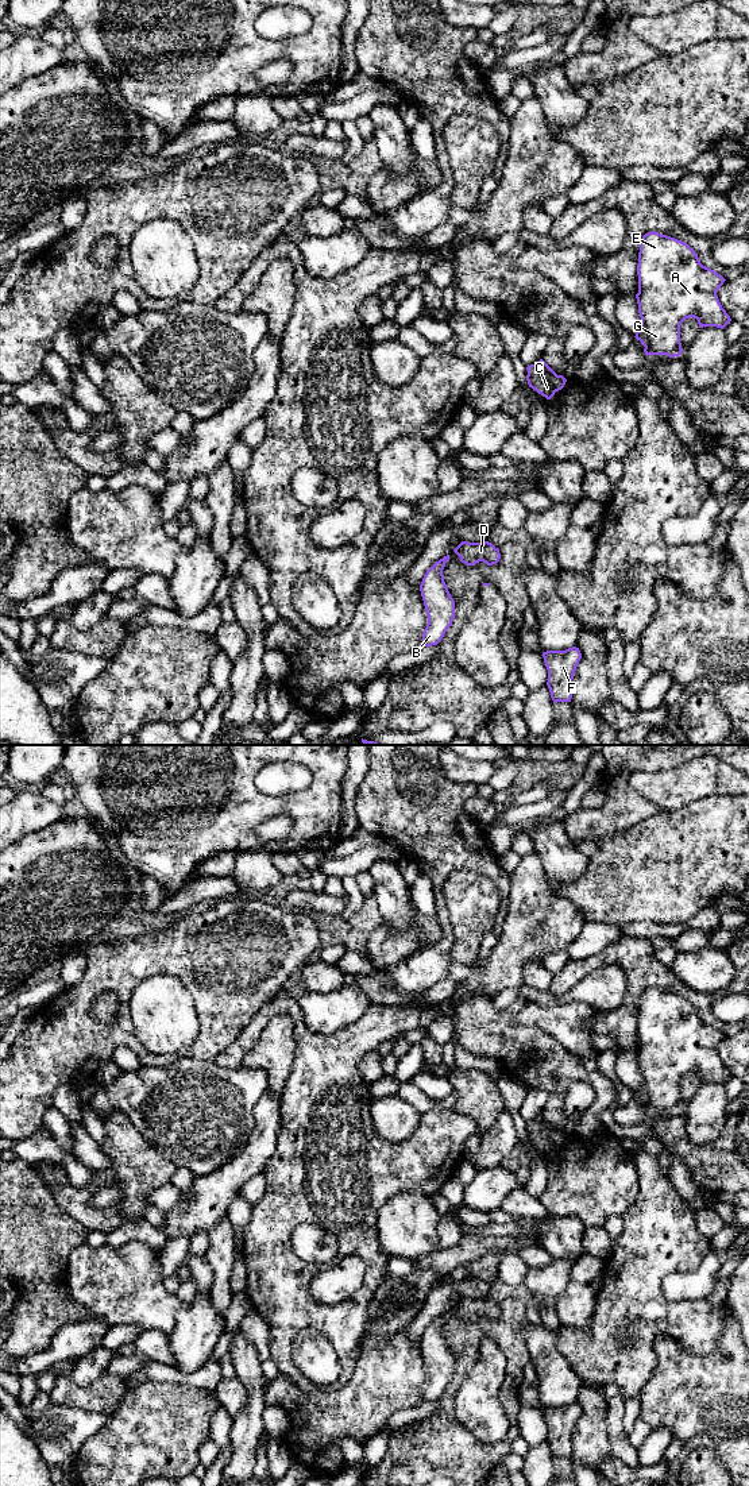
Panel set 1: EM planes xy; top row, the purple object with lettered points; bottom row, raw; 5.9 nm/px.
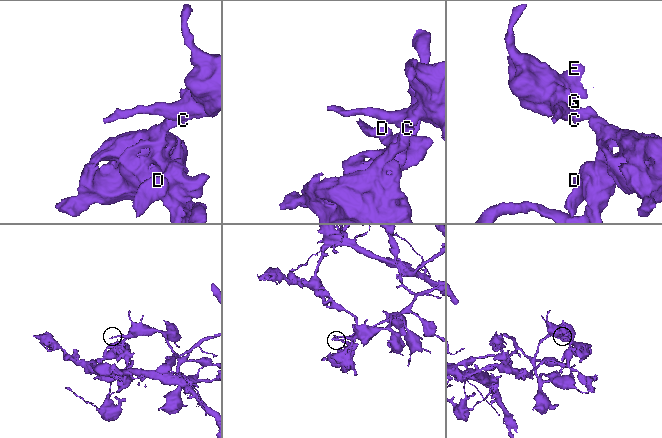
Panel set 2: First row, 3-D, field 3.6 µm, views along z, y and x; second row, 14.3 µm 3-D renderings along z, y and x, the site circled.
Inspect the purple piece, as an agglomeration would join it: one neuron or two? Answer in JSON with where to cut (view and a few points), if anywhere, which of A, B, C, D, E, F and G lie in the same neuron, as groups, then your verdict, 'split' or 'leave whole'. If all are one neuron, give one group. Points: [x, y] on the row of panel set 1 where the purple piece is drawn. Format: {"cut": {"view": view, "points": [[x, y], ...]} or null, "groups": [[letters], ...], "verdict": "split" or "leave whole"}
{"cut": {"view": "xy", "points": [[537, 362], [547, 371], [556, 375]]}, "groups": [["A", "E", "G"], ["B", "C", "D", "F"]], "verdict": "split"}

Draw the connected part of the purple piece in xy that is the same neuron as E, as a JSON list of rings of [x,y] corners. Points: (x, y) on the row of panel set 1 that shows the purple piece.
[[[659,232],[642,236],[638,252],[638,293],[636,294],[641,324],[636,339],[645,347],[645,355],[682,355],[680,325],[686,319],[698,320],[699,328],[717,327],[723,329],[730,316],[722,308],[717,292],[726,281],[717,271],[703,266],[687,243]]]

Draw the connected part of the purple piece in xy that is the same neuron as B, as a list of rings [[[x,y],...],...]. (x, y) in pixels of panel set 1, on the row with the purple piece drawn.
[[[449,555],[436,561],[424,575],[420,584],[421,597],[428,615],[422,634],[422,646],[437,645],[455,618],[455,601],[444,582],[443,570]]]

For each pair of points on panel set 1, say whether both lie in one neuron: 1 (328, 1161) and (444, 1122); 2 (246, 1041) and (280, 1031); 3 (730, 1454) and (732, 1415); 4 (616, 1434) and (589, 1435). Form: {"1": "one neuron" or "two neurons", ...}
{"1": "one neuron", "2": "two neurons", "3": "two neurons", "4": "two neurons"}

